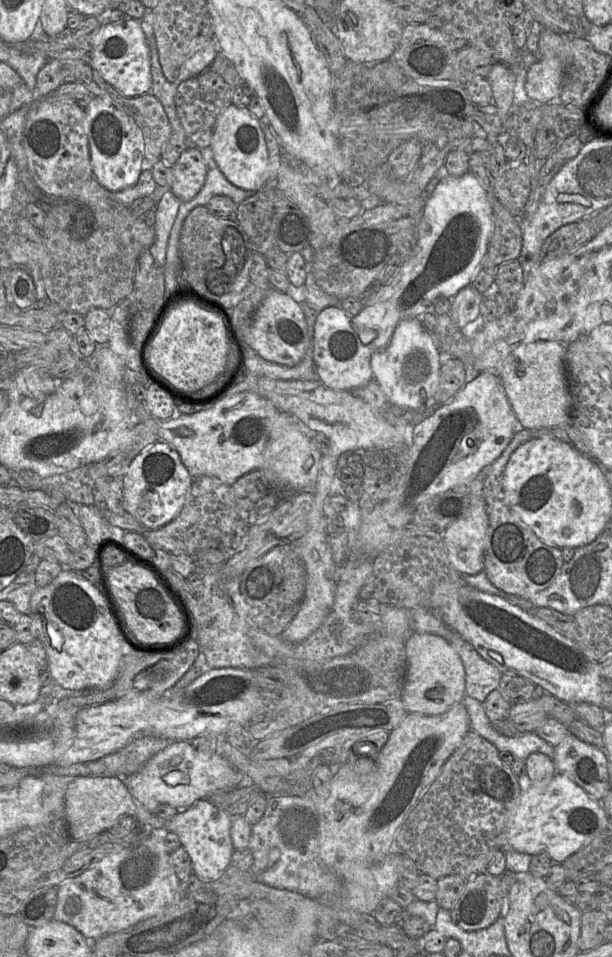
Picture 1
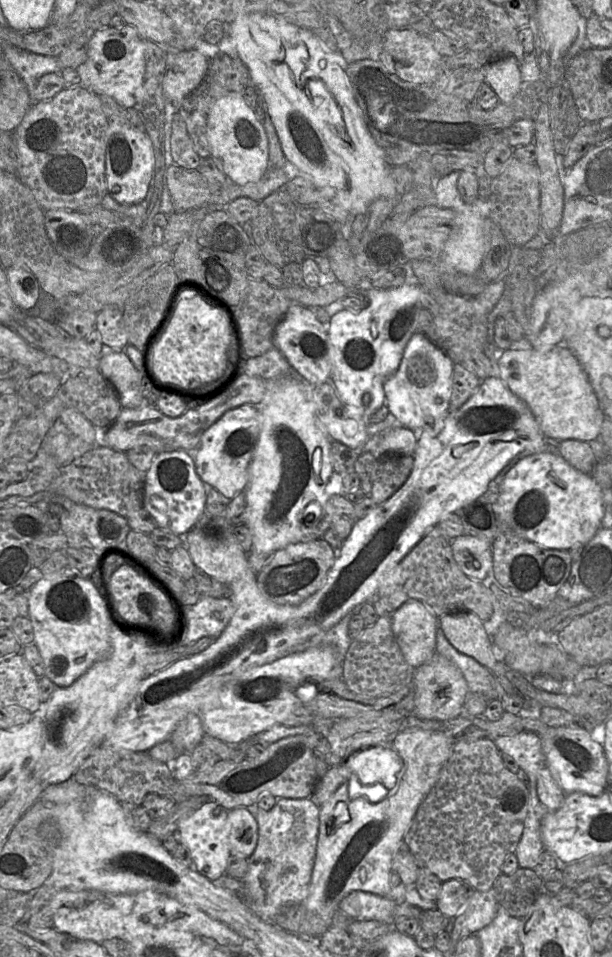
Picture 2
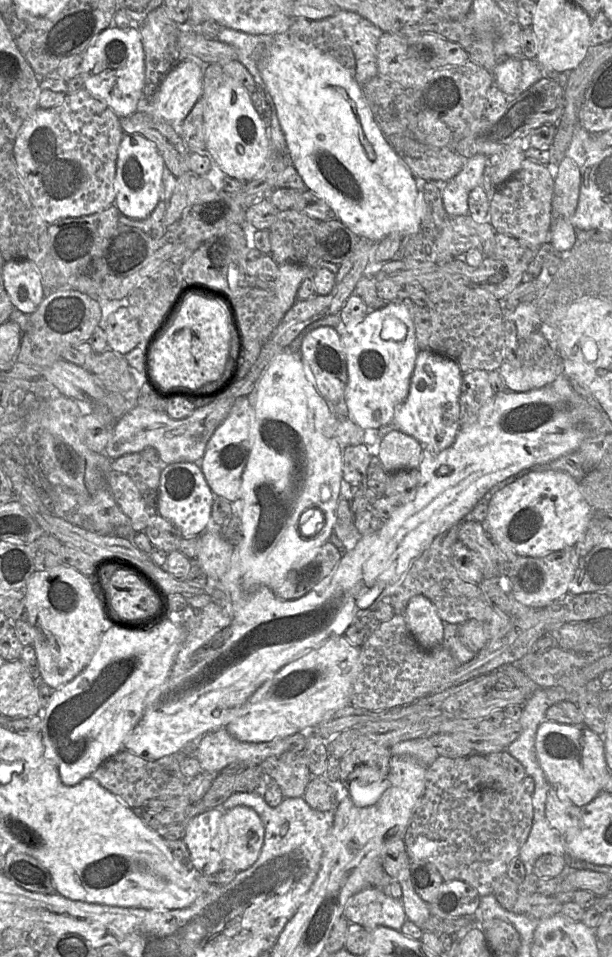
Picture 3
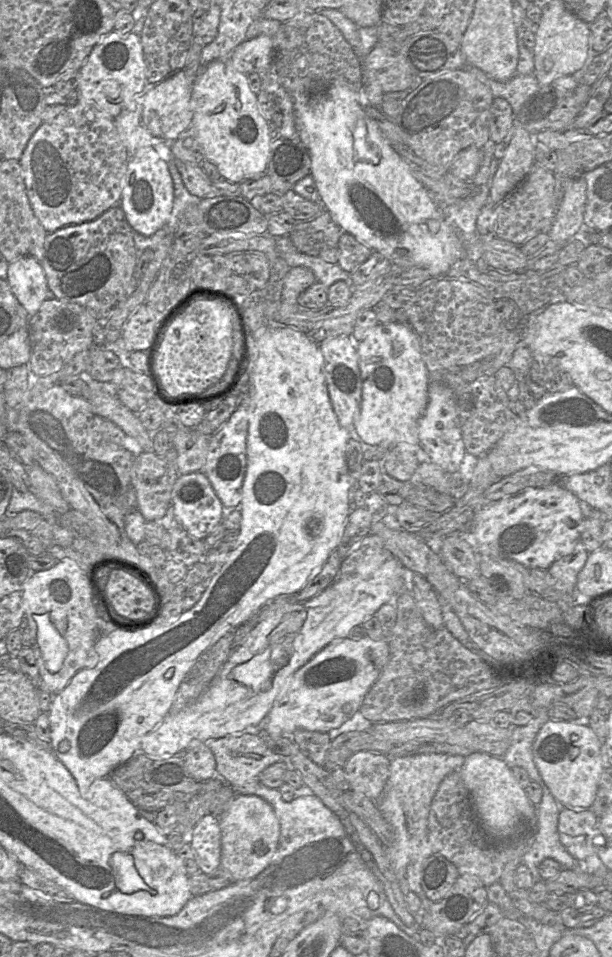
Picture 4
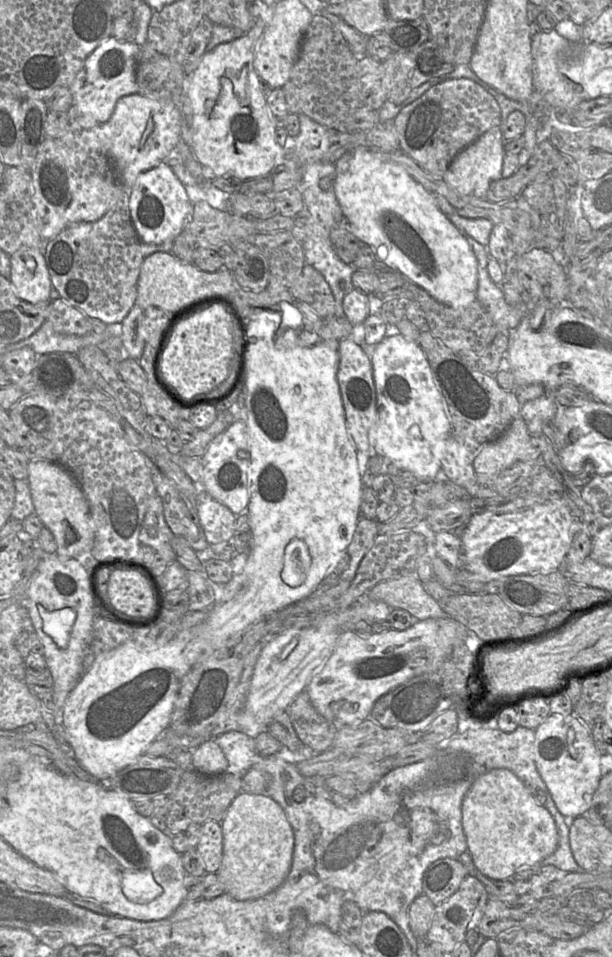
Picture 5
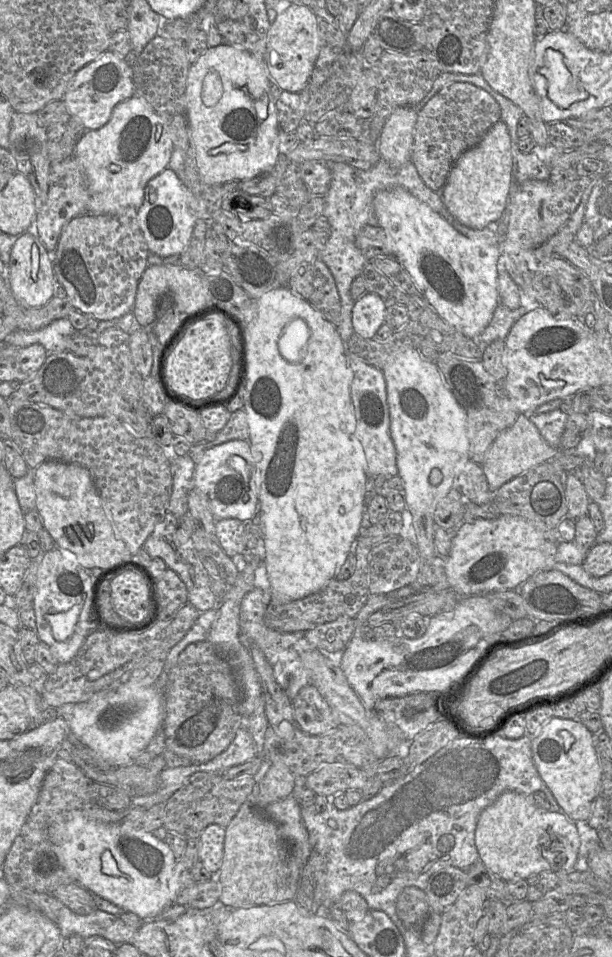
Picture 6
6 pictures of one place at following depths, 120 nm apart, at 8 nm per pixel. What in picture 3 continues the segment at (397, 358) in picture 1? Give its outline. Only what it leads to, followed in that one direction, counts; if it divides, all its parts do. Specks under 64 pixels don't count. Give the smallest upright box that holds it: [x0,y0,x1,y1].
[393,350,463,453]

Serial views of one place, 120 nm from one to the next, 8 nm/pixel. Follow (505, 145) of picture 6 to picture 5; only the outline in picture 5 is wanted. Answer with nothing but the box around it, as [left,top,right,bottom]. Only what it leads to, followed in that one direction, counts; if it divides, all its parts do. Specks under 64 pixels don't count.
[443,126,505,199]

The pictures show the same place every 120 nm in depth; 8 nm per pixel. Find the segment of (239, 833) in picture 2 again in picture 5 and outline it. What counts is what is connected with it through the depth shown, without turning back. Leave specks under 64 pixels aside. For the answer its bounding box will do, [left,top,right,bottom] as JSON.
[216,791,294,900]

